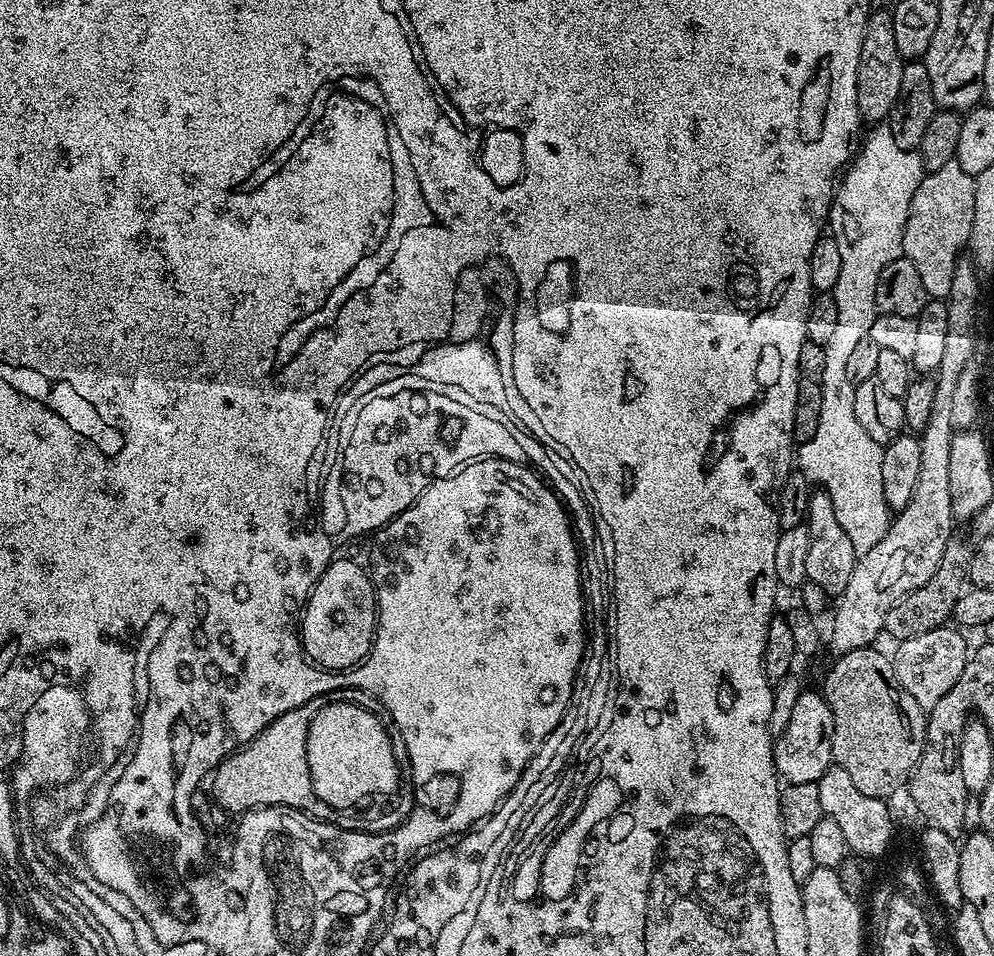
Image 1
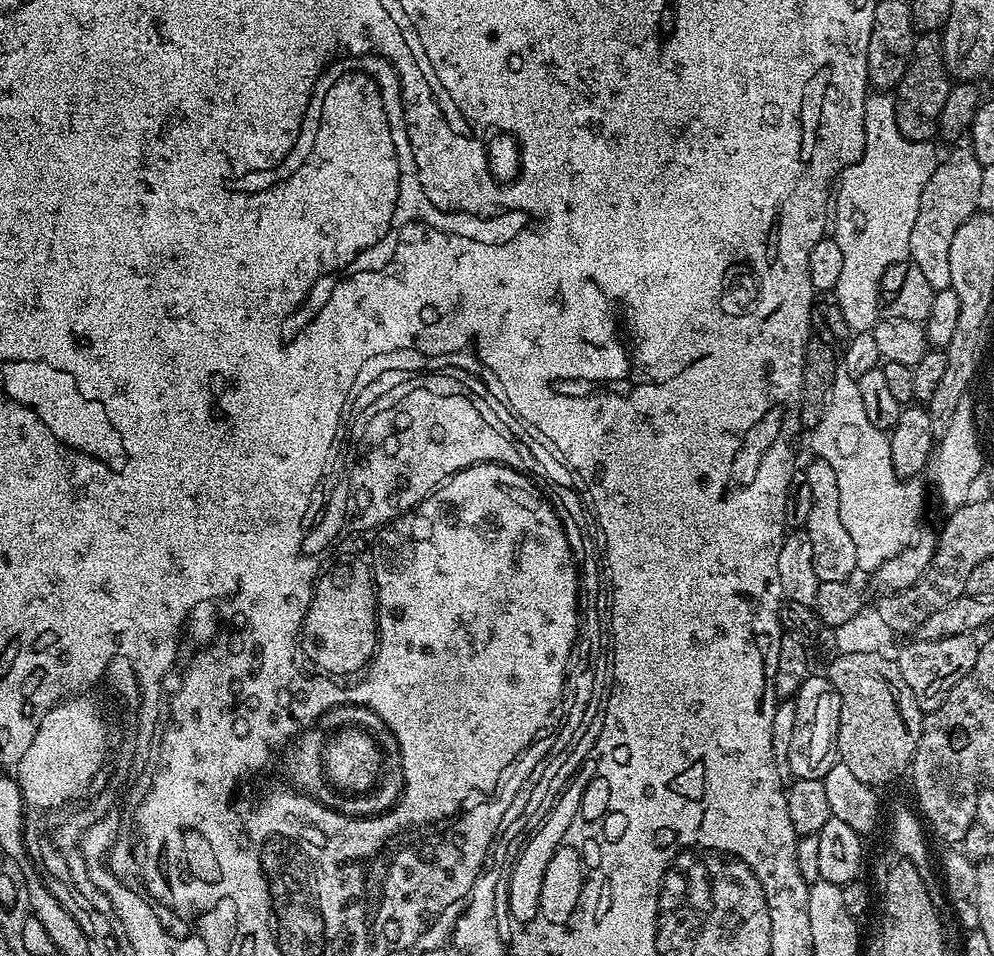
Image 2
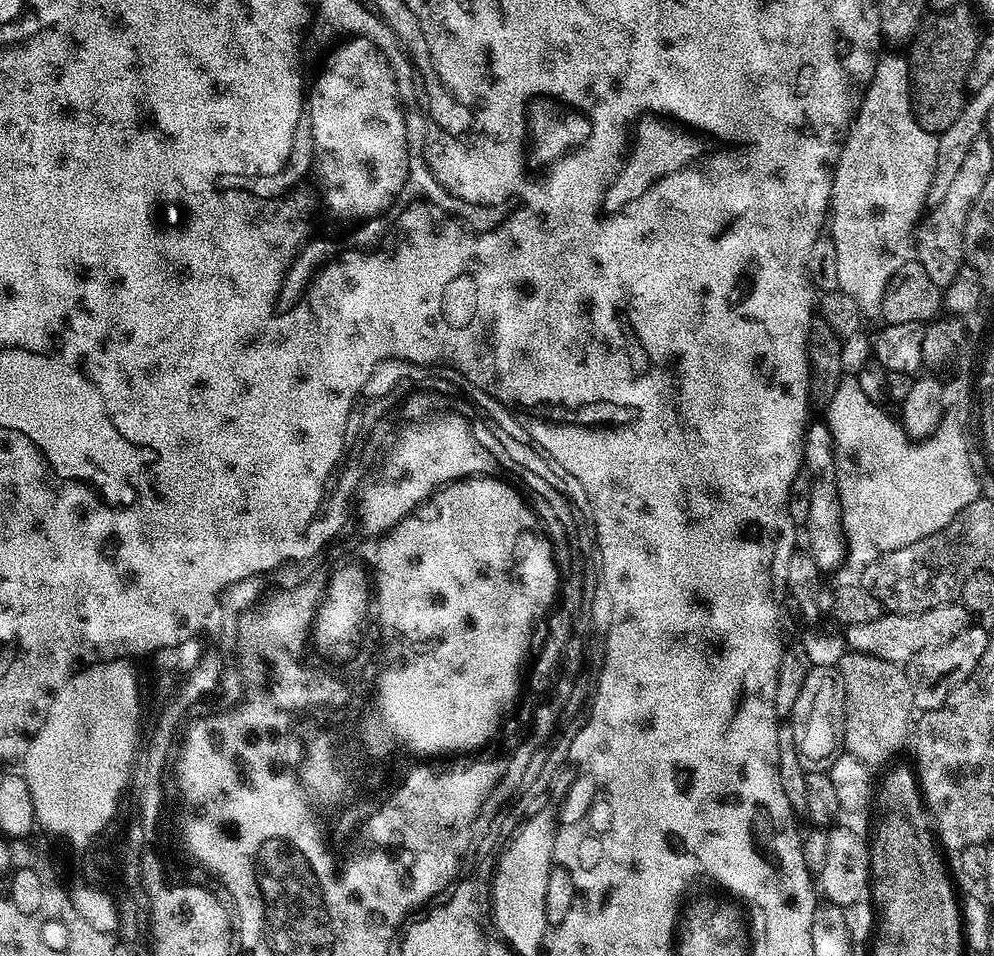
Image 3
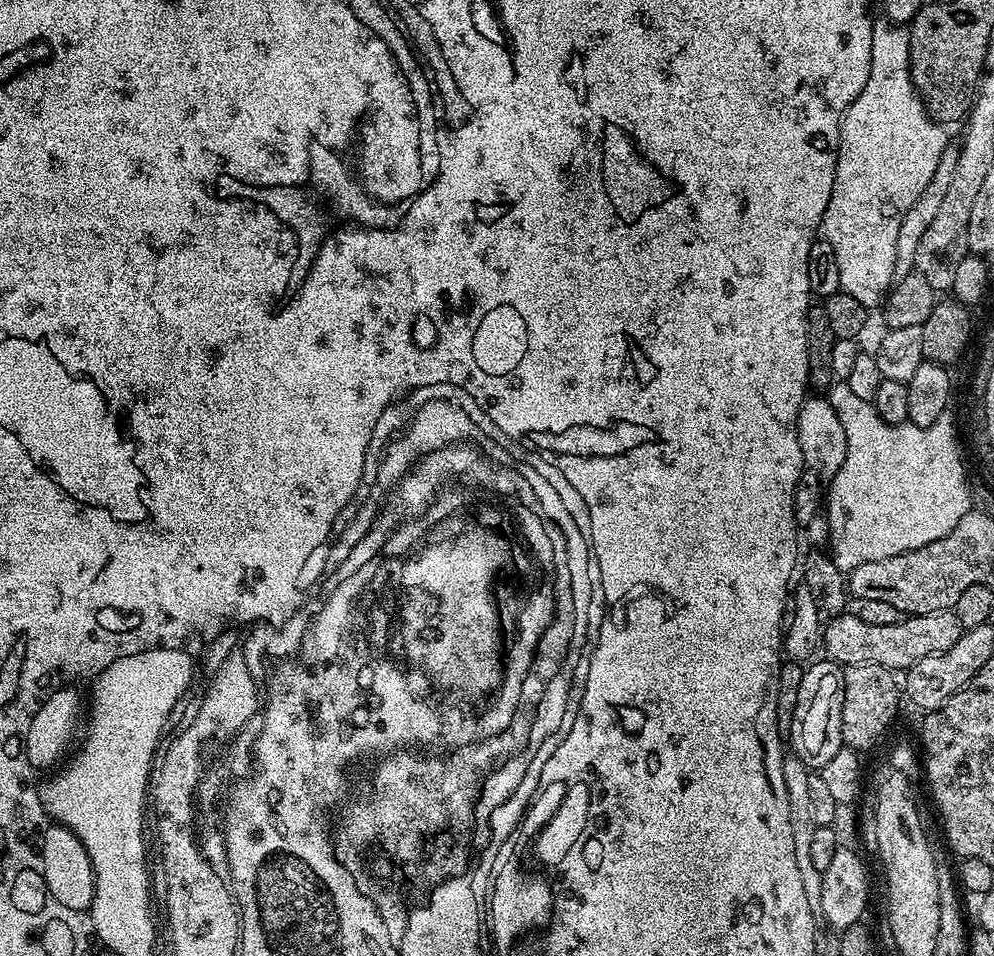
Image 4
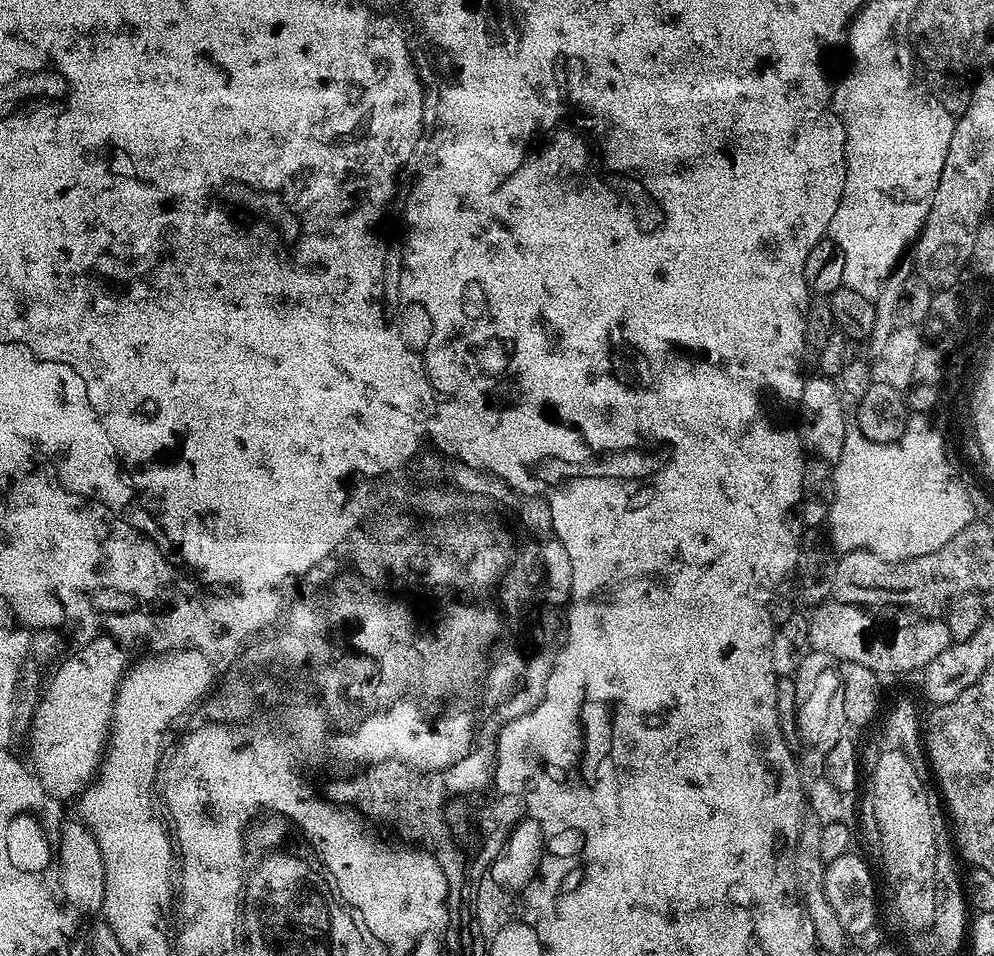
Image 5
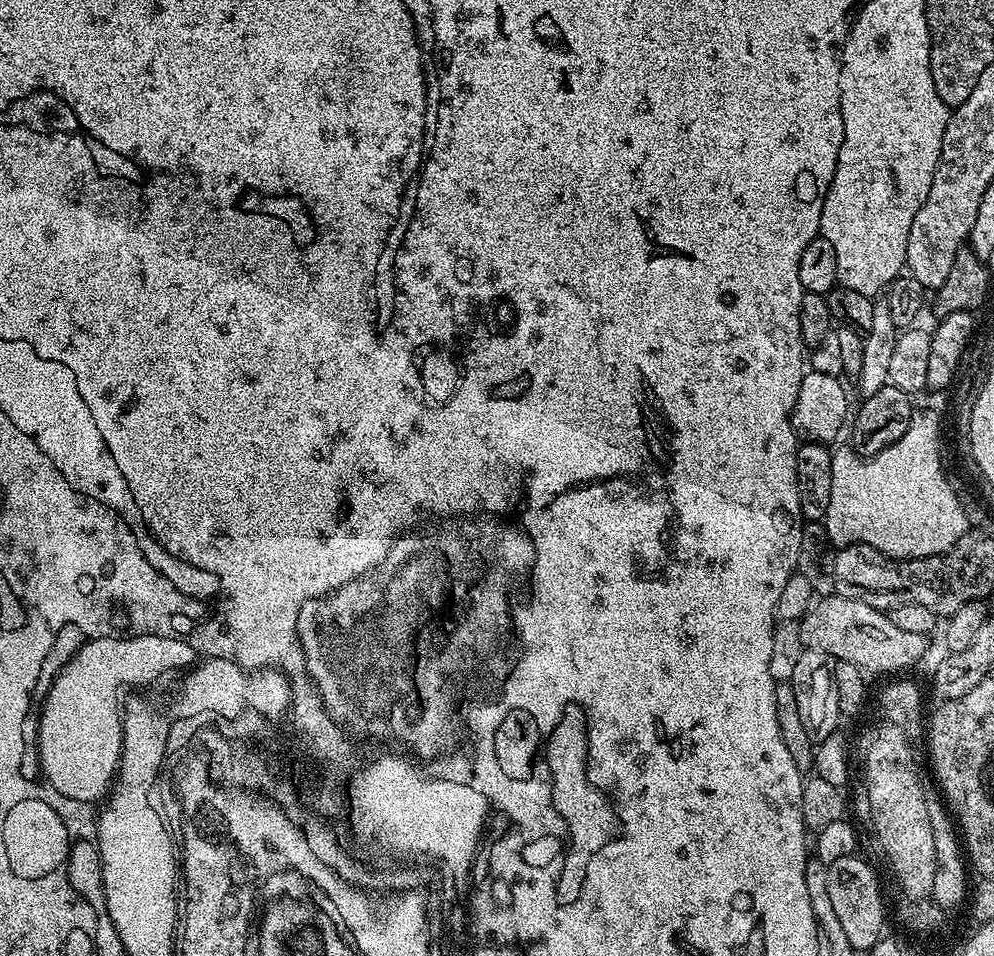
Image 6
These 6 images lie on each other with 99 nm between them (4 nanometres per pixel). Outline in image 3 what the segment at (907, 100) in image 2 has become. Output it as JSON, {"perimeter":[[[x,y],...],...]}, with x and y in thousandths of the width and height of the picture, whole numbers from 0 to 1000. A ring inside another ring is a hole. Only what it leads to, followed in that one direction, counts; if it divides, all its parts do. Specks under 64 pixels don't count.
{"perimeter":[[[966,12],[939,16],[911,50],[918,121],[928,136],[936,139],[950,138],[971,111],[972,73],[976,73],[984,42],[980,40],[977,19]]]}

